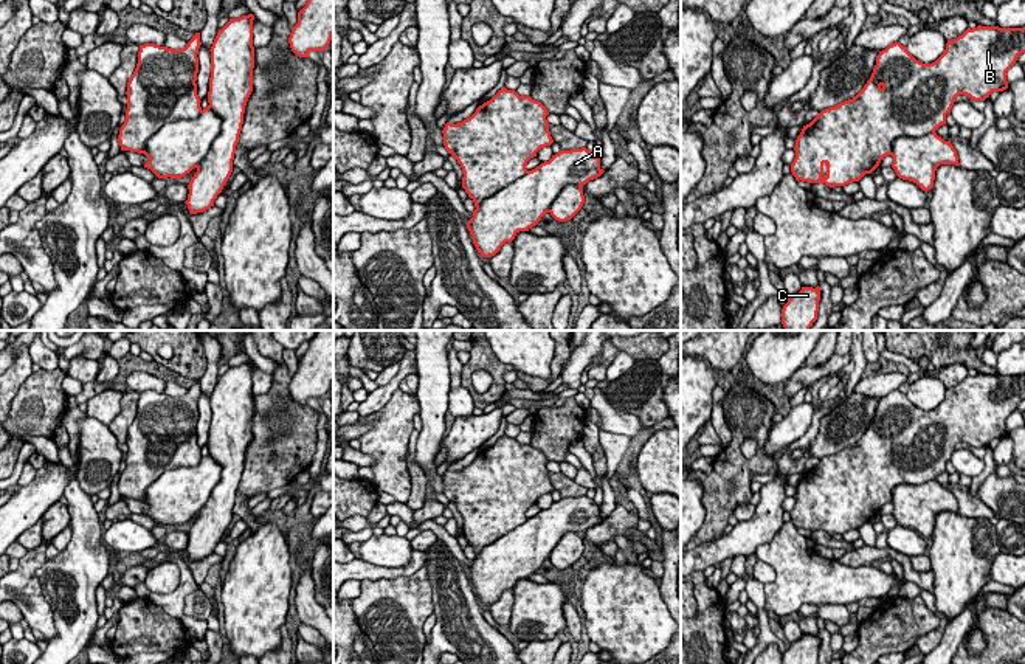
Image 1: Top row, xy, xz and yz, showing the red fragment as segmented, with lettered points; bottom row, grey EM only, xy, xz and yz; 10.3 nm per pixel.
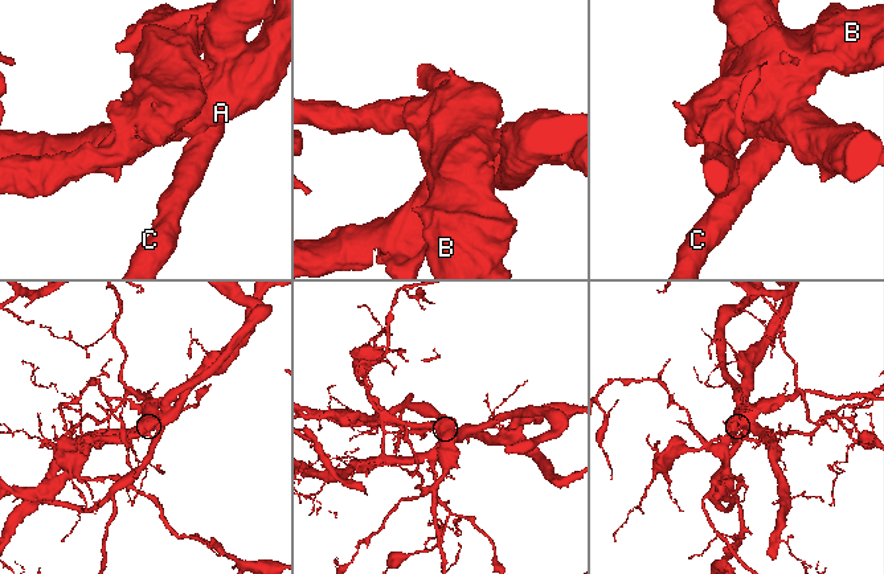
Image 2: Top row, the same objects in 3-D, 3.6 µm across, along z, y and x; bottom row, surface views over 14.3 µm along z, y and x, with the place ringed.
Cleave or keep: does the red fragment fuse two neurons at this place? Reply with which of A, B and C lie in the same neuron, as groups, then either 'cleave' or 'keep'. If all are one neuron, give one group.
A C / B | cleave

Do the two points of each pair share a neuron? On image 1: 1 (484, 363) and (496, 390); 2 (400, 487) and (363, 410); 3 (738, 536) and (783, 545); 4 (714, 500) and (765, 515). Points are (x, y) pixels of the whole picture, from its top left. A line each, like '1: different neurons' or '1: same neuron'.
1: same neuron
2: different neurons
3: different neurons
4: different neurons

